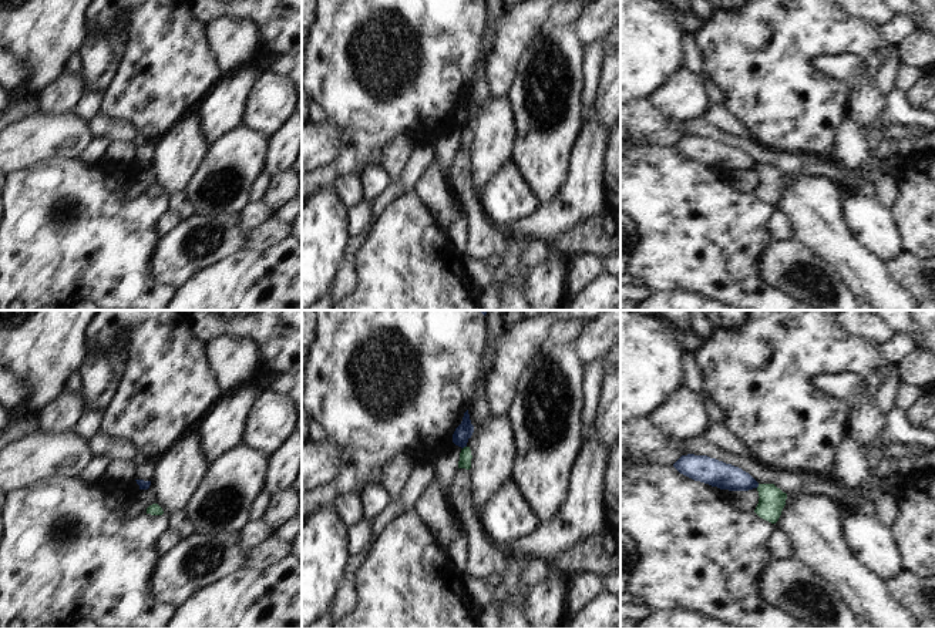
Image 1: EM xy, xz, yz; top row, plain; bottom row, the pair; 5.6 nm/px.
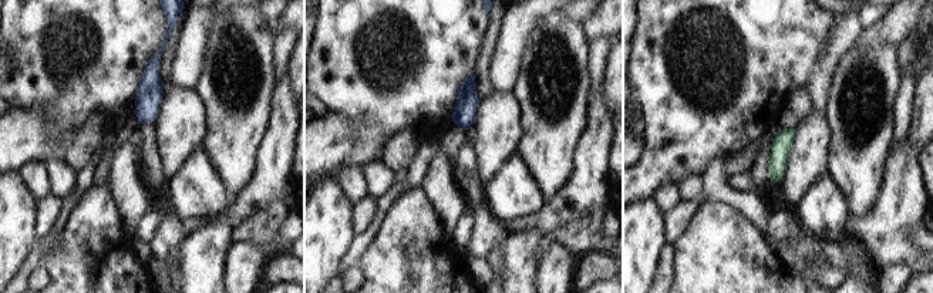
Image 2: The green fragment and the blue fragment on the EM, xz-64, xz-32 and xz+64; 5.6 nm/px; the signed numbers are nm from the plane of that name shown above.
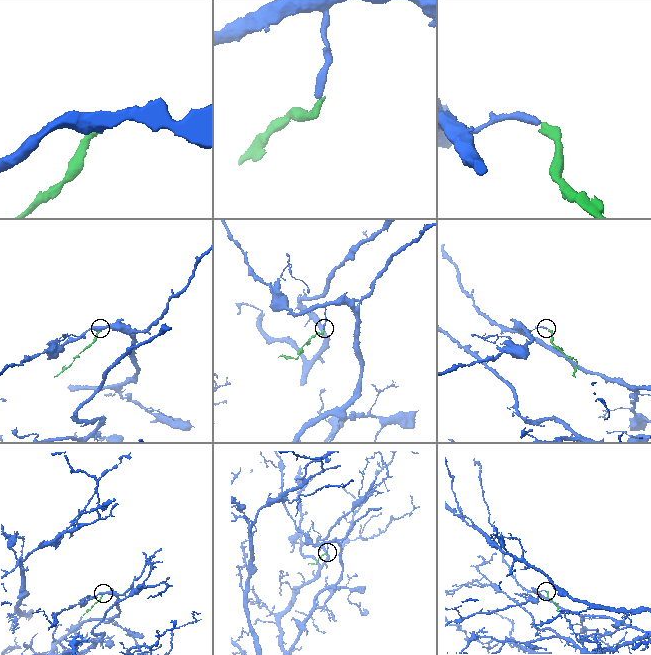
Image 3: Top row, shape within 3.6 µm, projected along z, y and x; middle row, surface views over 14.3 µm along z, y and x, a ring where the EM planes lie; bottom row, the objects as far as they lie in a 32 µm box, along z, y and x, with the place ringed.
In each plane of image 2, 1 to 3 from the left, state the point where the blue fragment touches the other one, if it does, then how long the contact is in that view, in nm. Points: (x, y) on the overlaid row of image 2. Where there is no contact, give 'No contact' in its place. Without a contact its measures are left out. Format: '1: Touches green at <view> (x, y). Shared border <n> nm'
1: No contact
2: No contact
3: No contact.

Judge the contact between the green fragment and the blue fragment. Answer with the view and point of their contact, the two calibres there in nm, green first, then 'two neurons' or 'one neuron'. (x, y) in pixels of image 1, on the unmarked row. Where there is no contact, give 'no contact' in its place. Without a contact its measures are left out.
xz (464, 128) | 70/90 nm | two neurons

